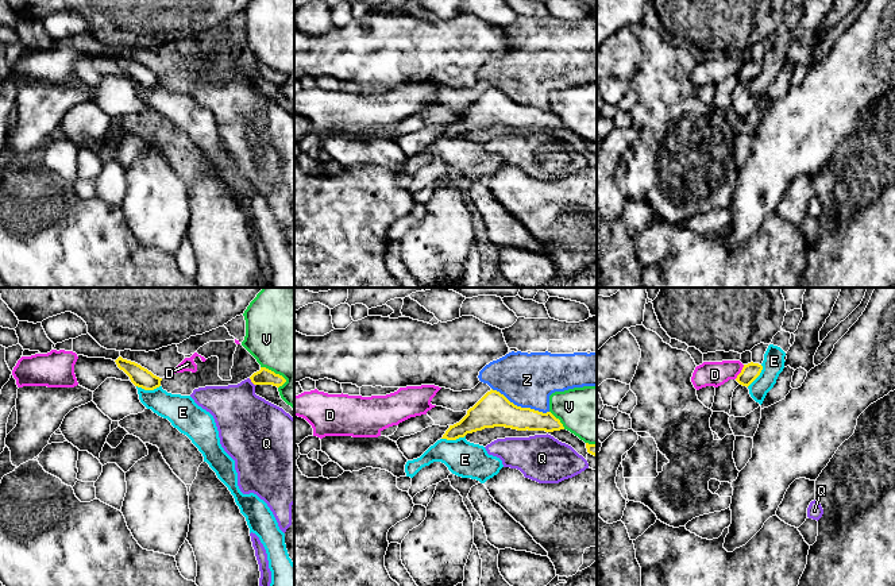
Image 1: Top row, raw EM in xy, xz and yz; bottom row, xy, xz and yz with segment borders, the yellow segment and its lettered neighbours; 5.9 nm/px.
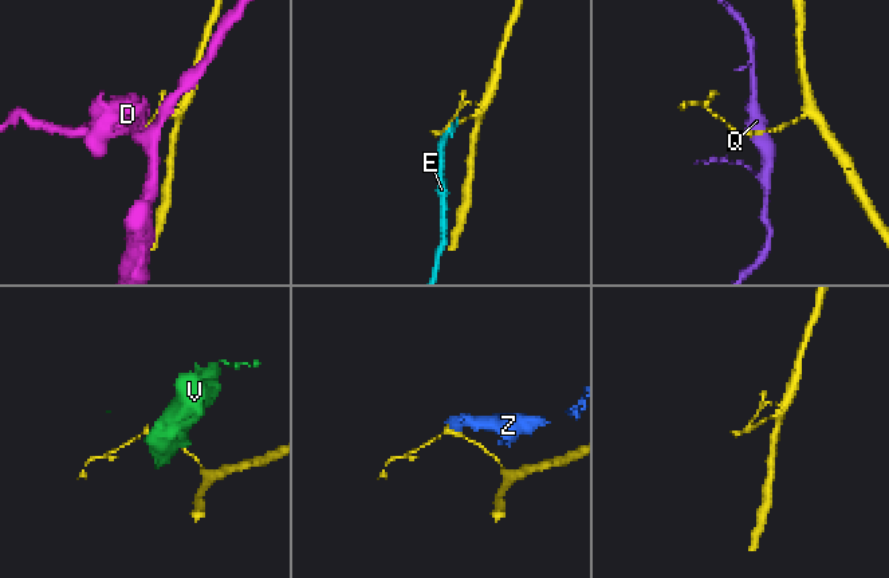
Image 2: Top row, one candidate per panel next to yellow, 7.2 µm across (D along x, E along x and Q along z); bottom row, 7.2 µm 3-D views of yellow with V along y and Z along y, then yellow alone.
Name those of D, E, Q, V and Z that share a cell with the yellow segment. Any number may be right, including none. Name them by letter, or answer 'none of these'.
none of these

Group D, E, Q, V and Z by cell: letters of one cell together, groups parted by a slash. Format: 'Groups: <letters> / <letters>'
Groups: D / E / Q / V / Z

